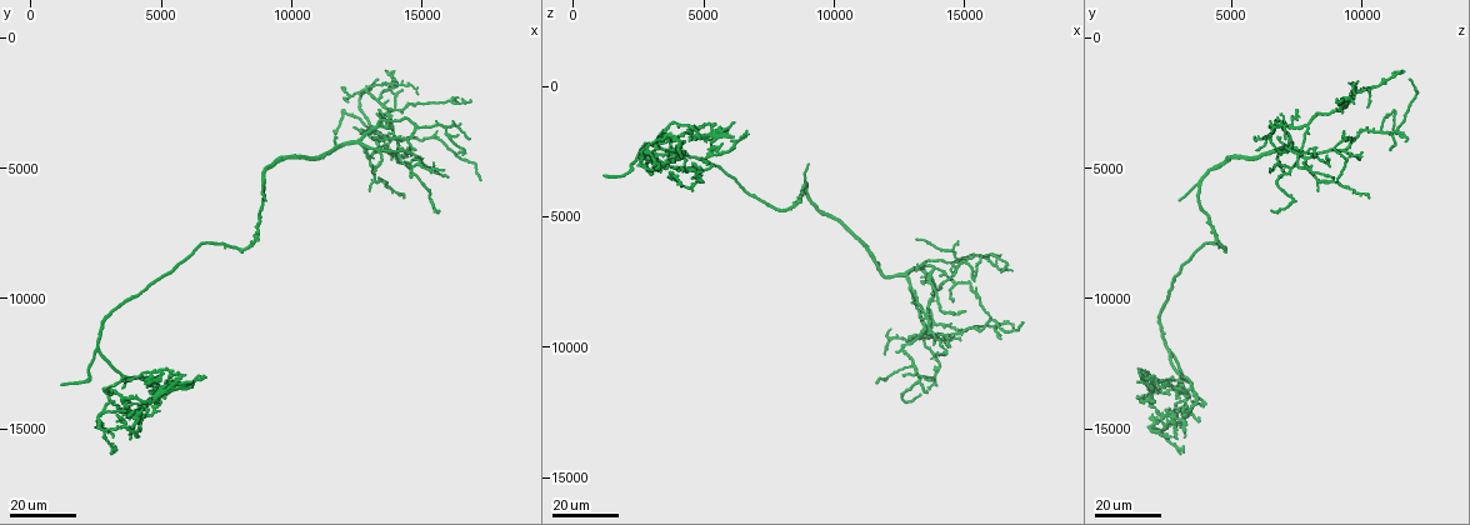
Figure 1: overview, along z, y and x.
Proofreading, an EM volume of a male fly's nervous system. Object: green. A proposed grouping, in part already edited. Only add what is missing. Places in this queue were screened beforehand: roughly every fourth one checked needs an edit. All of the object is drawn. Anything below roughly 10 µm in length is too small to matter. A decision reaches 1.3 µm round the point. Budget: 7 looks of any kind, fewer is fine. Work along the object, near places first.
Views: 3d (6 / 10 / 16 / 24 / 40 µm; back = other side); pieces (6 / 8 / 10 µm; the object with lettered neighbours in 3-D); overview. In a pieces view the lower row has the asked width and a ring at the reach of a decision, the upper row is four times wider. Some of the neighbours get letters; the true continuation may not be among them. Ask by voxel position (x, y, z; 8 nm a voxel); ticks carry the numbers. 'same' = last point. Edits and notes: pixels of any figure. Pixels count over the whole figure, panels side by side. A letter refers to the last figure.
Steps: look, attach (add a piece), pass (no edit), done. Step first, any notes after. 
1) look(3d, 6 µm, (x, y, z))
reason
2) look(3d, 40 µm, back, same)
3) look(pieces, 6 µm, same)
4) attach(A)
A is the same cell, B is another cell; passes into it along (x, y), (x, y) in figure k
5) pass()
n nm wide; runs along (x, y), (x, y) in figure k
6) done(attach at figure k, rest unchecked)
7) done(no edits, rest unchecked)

look(3d, 16 µm, (15100, 4600, 8600))
branch stops here

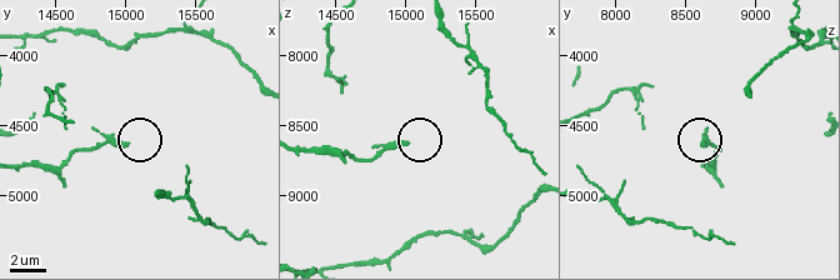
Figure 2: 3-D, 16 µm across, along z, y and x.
look(pieces, 10 µm, (15000, 4640, 8640))
what lies round it

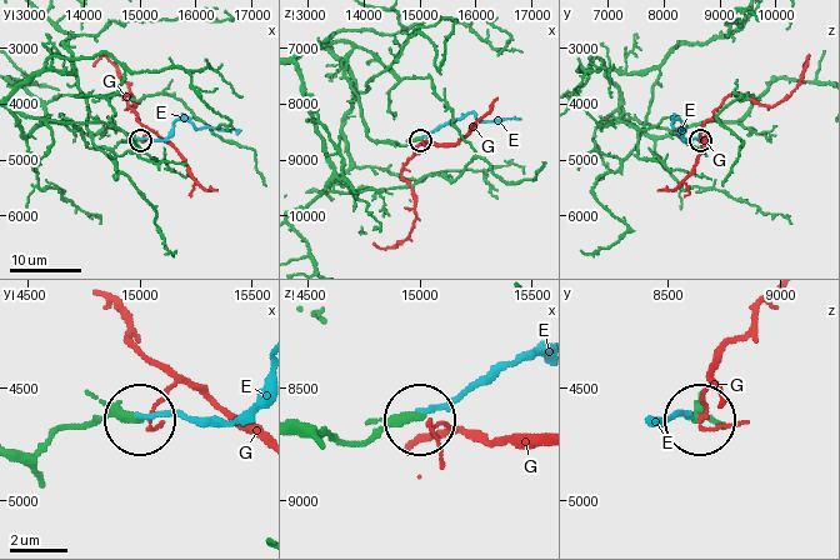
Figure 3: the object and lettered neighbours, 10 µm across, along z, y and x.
pass()
E and G are other cells; runs along (26, 454), (69, 428), (90, 428), (119, 413), (139, 420) in figure 3; no lettered piece goes on from it

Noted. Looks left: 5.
look(3d, 24 µm, (9000, 6300, 3100))
thin end

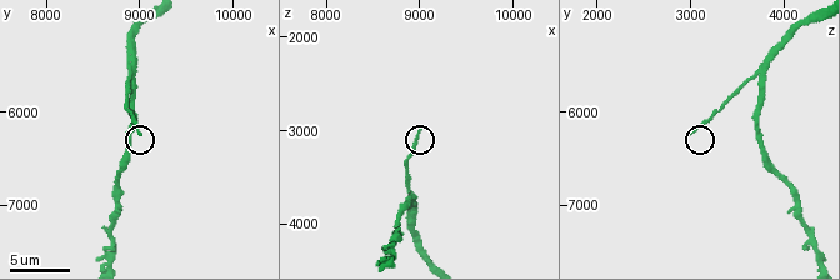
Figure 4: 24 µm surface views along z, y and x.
look(pieces, 10 µm, (9000, 6250, 3000))
see the neighbours

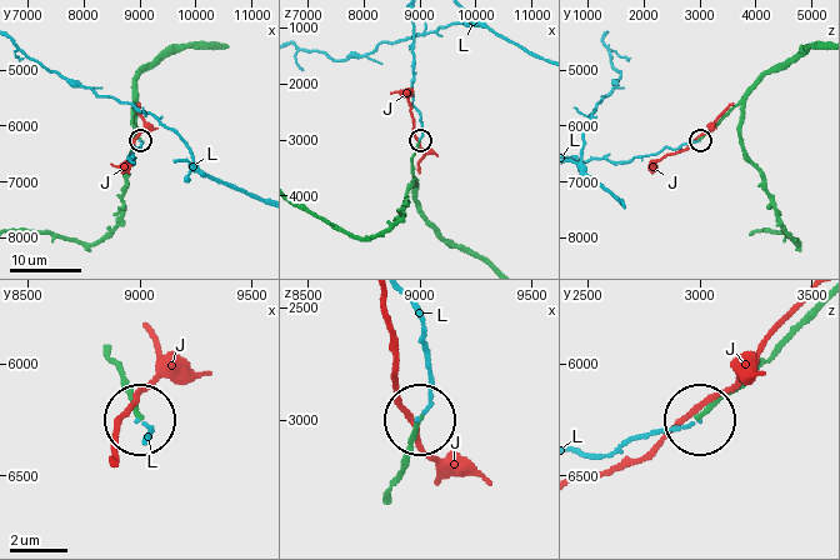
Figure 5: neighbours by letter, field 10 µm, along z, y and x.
pass()
J and L are other cells; runs along (389, 490), (418, 421) in figure 5; no lettered piece goes on from it

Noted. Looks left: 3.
look(3d, 16 µm, (3300, 14500, 1900))
an open end

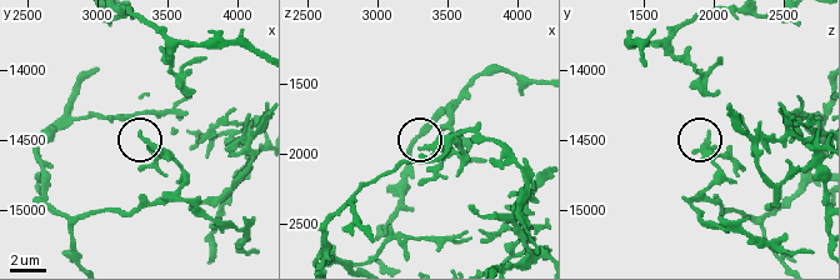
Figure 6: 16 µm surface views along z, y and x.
look(3d, 10 µm, (3280, 14460, 1960))

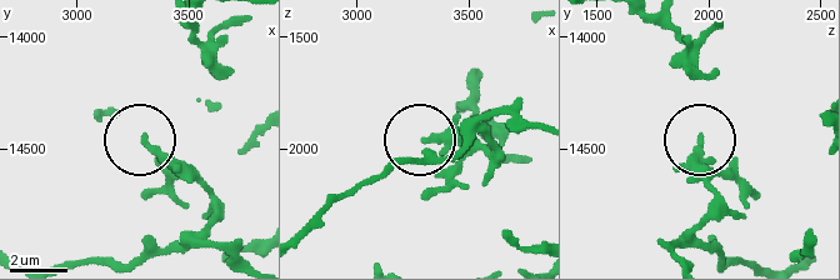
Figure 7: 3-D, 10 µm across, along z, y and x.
look(pieces, 6 µm, (3300, 14450, 1970))

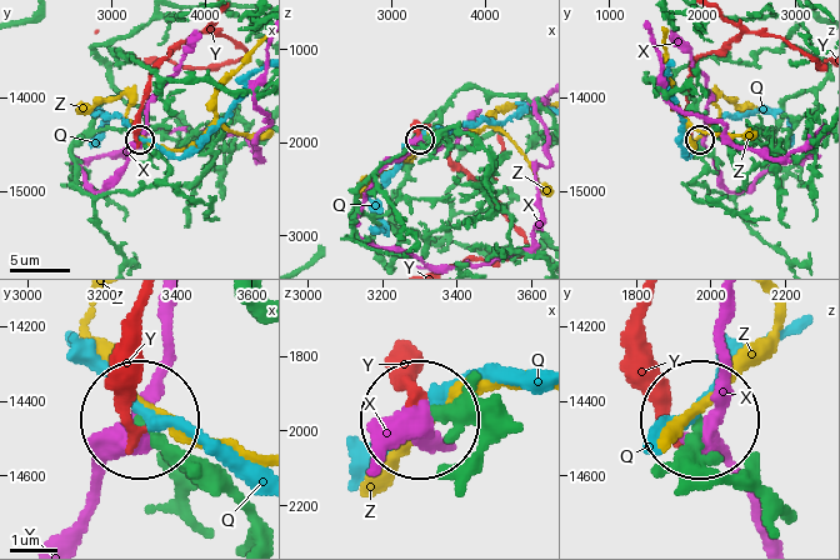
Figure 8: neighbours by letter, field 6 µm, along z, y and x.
pass()
Q, X, Y and Z are other cells; runs along (81, 141), (73, 180), (94, 195), (166, 176), (140, 141) in figure 8; no lettered piece goes on from it

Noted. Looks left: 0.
done(no edits, rest unchecked)

